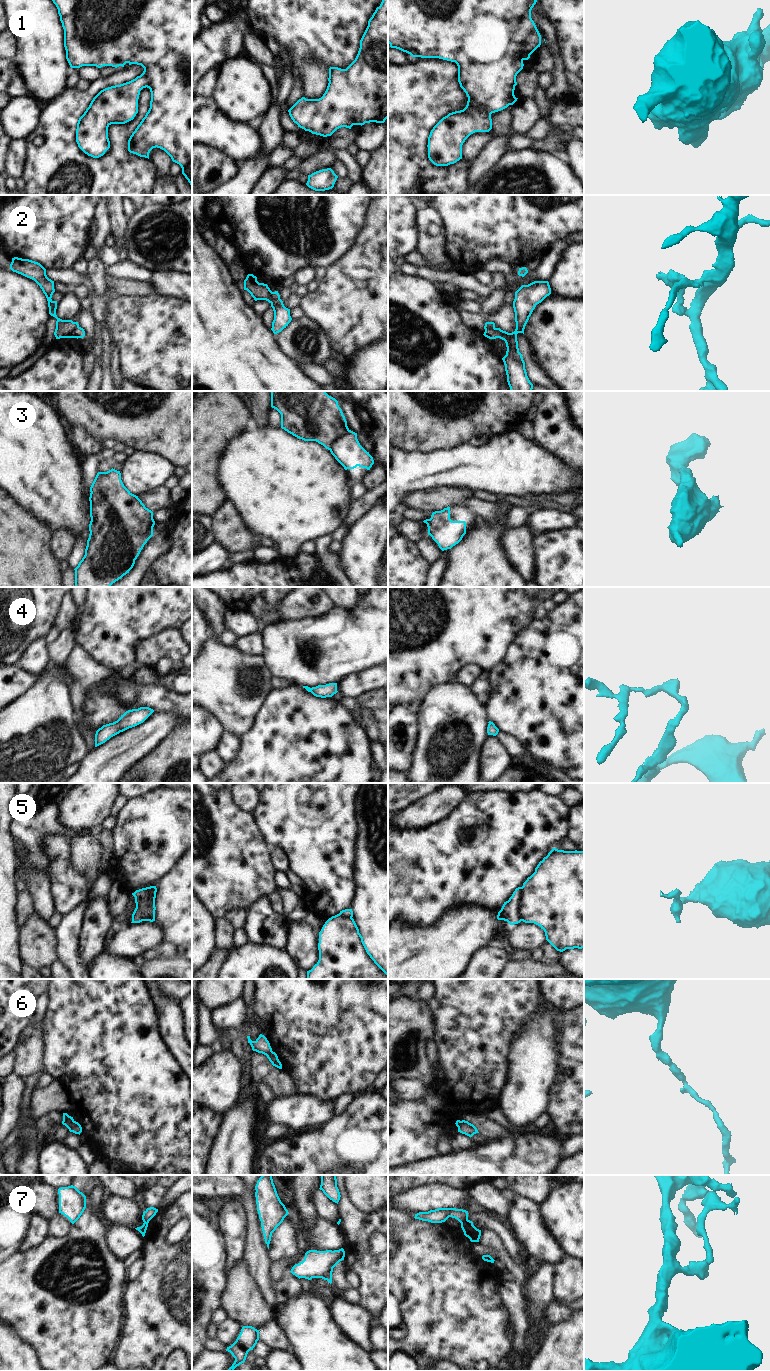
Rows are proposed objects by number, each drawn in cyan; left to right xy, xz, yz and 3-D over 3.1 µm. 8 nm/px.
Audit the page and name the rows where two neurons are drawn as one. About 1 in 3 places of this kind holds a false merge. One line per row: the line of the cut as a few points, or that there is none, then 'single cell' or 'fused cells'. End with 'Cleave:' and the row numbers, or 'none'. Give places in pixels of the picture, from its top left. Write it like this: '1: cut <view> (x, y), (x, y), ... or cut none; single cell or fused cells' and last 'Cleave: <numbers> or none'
1: cut none; single cell
2: cut xy (78, 326), (73, 337); fused cells
3: cut xz (348, 429), (345, 433), (338, 436), (328, 449); fused cells
4: cut none; single cell
5: cut yz (521, 887), (519, 901), (520, 920); fused cells
6: cut xy (74, 1121), (68, 1128); fused cells
7: cut yz (467, 1219), (461, 1224); fused cells
Cleave: 2, 3, 5, 6, 7

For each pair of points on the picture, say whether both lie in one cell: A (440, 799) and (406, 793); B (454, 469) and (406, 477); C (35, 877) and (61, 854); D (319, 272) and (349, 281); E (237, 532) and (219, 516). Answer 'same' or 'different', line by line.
A: different
B: same
C: different
D: different
E: same

